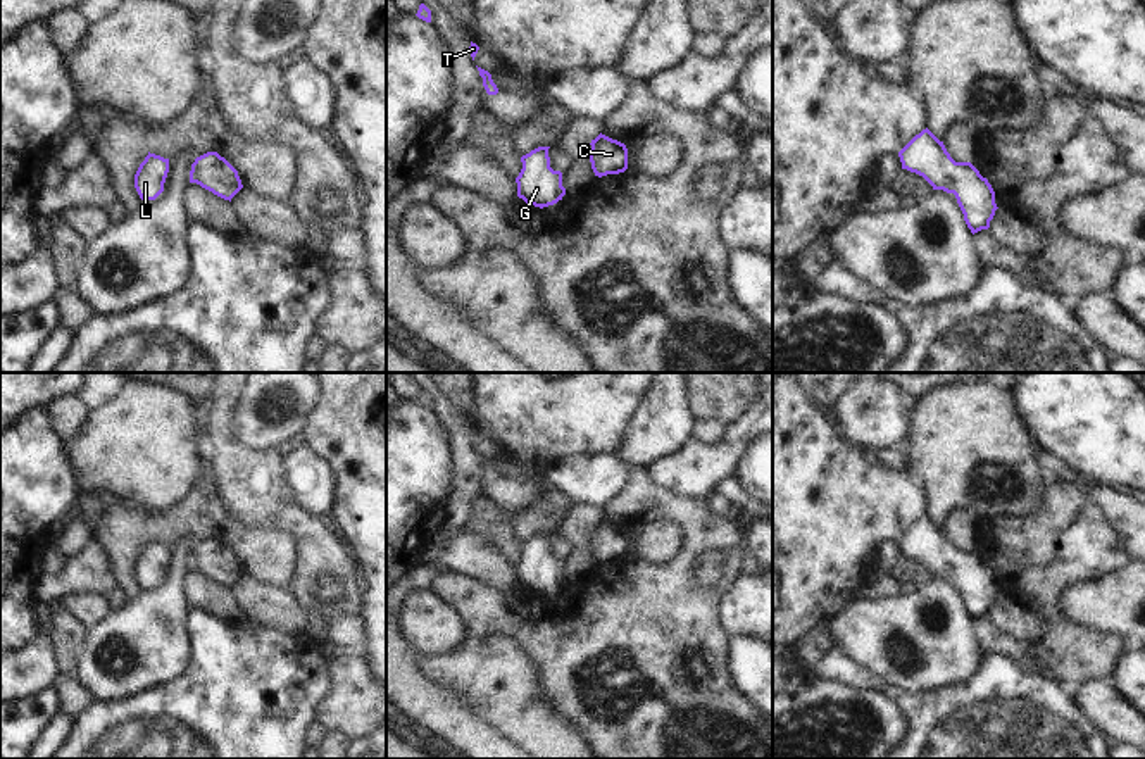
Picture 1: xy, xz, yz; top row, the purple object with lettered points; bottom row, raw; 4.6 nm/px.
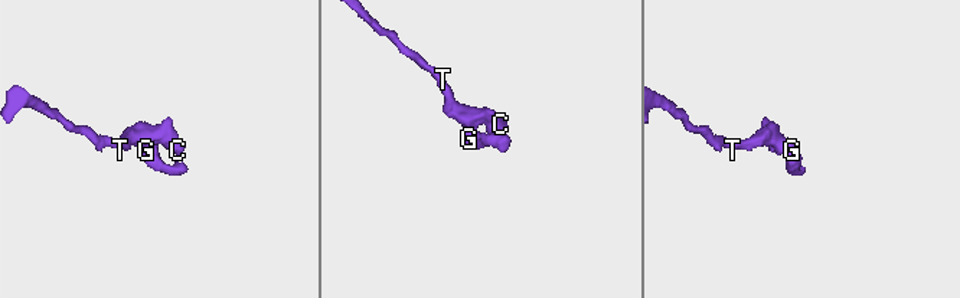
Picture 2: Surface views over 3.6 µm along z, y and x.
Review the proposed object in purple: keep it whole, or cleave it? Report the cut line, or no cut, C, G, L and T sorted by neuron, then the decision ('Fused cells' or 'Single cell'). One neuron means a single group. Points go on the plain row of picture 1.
No split. Groups: C G L T. Single cell

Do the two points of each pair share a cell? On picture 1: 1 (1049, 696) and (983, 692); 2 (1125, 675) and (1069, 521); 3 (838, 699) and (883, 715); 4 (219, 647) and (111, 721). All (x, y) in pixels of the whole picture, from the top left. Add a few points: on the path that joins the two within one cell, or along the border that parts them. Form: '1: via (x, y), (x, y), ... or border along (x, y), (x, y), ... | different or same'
1: via (1033, 696), (999, 690) | same
2: border along (1126, 646), (1111, 678) | different
3: via (849, 701), (866, 702), (873, 709) | same
4: via (199, 677), (154, 721), (140, 721) | same

